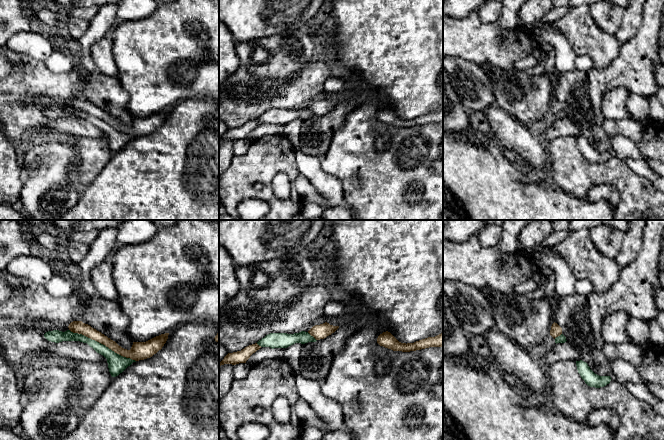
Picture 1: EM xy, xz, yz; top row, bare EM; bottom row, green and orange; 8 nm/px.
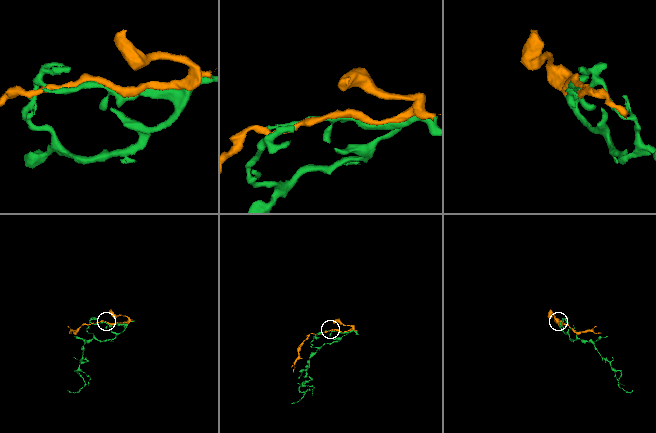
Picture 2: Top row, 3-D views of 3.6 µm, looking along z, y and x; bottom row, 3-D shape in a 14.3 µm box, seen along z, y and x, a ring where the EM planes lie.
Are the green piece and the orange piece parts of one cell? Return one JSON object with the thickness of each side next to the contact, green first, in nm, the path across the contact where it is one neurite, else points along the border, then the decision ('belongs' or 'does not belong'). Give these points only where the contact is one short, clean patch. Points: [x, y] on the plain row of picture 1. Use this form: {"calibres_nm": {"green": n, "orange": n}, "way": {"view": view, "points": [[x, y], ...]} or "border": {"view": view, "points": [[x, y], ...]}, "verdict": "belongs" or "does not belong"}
{"calibres_nm": {"green": 150, "orange": 100}, "verdict": "does not belong"}

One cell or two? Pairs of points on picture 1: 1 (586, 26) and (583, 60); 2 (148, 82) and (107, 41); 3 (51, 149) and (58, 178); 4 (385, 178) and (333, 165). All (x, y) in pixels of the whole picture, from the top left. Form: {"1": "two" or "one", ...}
{"1": "two", "2": "two", "3": "one", "4": "one"}

